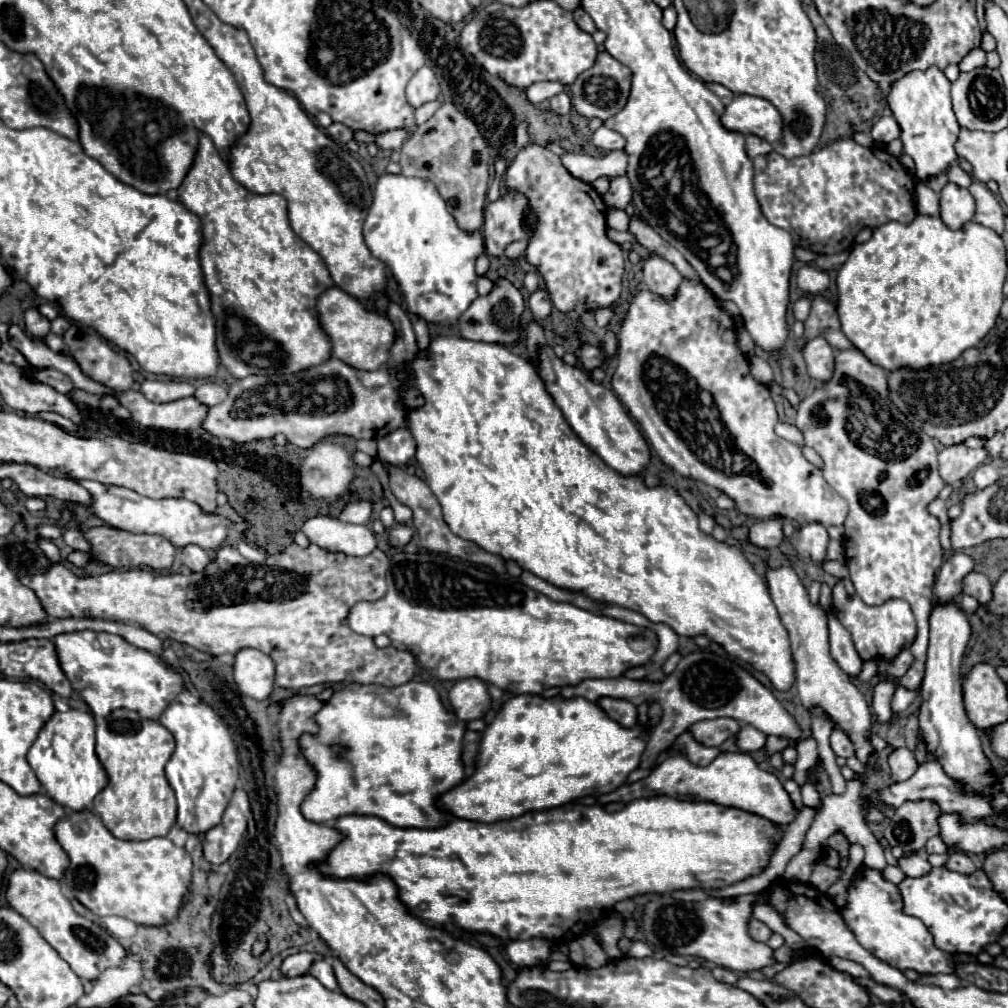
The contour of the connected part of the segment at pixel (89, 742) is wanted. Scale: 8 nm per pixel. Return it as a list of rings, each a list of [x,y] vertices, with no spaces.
[[[73,708],[67,712],[55,712],[29,748],[27,760],[47,796],[69,810],[91,808],[93,798],[107,784],[107,772],[95,754],[95,718],[91,712]]]

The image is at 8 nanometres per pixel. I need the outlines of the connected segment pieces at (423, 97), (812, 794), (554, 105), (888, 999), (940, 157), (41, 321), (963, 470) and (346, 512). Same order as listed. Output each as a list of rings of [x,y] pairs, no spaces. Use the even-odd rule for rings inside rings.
[[[429,66],[419,68],[415,72],[415,76],[411,78],[411,82],[407,84],[407,100],[415,108],[419,108],[421,104],[425,104],[429,100],[435,100],[439,92],[439,81]]]
[[[805,784],[805,786],[801,788],[801,794],[803,794],[803,804],[805,804],[805,806],[809,806],[809,808],[813,808],[813,810],[821,810],[823,798],[821,798],[821,794],[817,792],[817,788],[815,788],[813,784]]]
[[[561,92],[561,94],[553,96],[553,98],[549,100],[549,104],[551,104],[551,110],[553,110],[555,114],[569,114],[569,112],[571,112],[569,92]]]
[[[855,978],[855,982],[857,982],[857,984],[861,984],[863,987],[866,987],[872,995],[876,996],[883,1003],[898,1004],[904,1000],[904,996],[898,990],[878,984],[870,978]]]
[[[929,68],[925,72],[911,72],[891,86],[887,96],[889,108],[901,128],[903,152],[915,162],[915,176],[925,182],[947,172],[947,168],[957,160],[955,142],[959,136],[959,124],[951,110],[951,82],[939,68]]]
[[[29,308],[25,312],[25,328],[27,328],[29,336],[45,338],[49,334],[49,326],[51,326],[51,322],[45,316],[41,316],[37,308]]]
[[[955,444],[951,448],[945,448],[941,452],[941,478],[947,484],[953,482],[961,482],[963,478],[967,478],[971,474],[973,468],[977,468],[979,464],[983,464],[987,460],[988,451],[984,448],[971,449],[965,444]],[[985,454],[985,458],[983,458]],[[949,472],[949,476],[947,476]]]
[[[357,500],[357,502],[349,502],[341,514],[339,514],[341,522],[351,522],[351,524],[371,524],[373,522],[373,502],[369,500]]]

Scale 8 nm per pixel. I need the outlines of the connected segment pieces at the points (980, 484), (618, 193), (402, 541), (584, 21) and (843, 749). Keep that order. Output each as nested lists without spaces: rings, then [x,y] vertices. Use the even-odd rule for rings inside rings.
[[[983,464],[973,472],[973,480],[975,480],[977,490],[983,490],[983,488],[987,488],[999,480],[999,470],[991,464]]]
[[[615,176],[611,180],[611,188],[607,194],[603,194],[603,200],[611,208],[625,208],[631,202],[631,184],[627,176]]]
[[[397,524],[391,528],[391,536],[389,536],[389,544],[391,546],[397,546],[397,548],[403,548],[413,536],[413,530],[405,524]]]
[[[577,8],[575,12],[573,12],[573,18],[575,18],[575,24],[581,28],[581,30],[585,30],[587,34],[593,34],[597,28],[595,28],[595,24],[593,24],[593,20],[591,20],[591,16],[583,10],[583,8]]]
[[[835,730],[835,732],[831,734],[831,748],[833,748],[833,752],[835,752],[837,756],[843,756],[843,758],[851,758],[851,756],[855,754],[851,740],[849,740],[849,738],[845,736],[845,732],[841,732],[841,730]]]

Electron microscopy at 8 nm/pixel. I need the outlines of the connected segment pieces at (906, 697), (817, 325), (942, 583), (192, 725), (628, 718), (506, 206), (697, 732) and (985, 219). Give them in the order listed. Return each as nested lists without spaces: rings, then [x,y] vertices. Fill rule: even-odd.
[[[899,686],[895,696],[893,696],[893,712],[895,714],[901,714],[907,710],[907,706],[917,698],[919,690],[911,690],[911,688],[905,688],[905,686]]]
[[[821,296],[813,298],[809,318],[805,320],[805,338],[811,340],[811,338],[817,338],[817,336],[823,336],[835,350],[851,348],[851,342],[841,332],[835,306]]]
[[[955,552],[951,558],[945,560],[941,566],[941,572],[937,574],[937,584],[935,584],[935,598],[939,604],[957,600],[963,590],[963,578],[973,572],[975,560],[965,554],[965,552]]]
[[[171,702],[159,716],[159,722],[175,736],[177,748],[165,766],[167,780],[177,794],[177,824],[189,834],[201,834],[221,822],[221,814],[235,790],[239,776],[239,758],[235,742],[225,722],[207,702],[193,706]]]
[[[605,698],[597,702],[611,720],[619,722],[623,728],[633,728],[637,724],[637,708],[627,700],[613,700]]]
[[[507,190],[499,200],[485,206],[485,224],[481,234],[485,238],[485,252],[489,256],[503,256],[503,250],[515,240],[529,240],[537,226],[537,214],[529,206],[525,194]]]
[[[729,718],[701,720],[689,726],[689,732],[693,734],[693,738],[703,746],[721,746],[727,738],[735,736],[737,730],[739,730],[737,720],[729,720]]]
[[[975,194],[977,196],[977,212],[975,212],[975,222],[981,224],[981,226],[987,226],[991,230],[995,230],[997,234],[1003,234],[1005,232],[1005,212],[1001,208],[1001,204],[997,206],[997,200],[995,196],[989,194]],[[983,196],[983,200],[981,200]],[[987,196],[987,198],[985,198]]]

